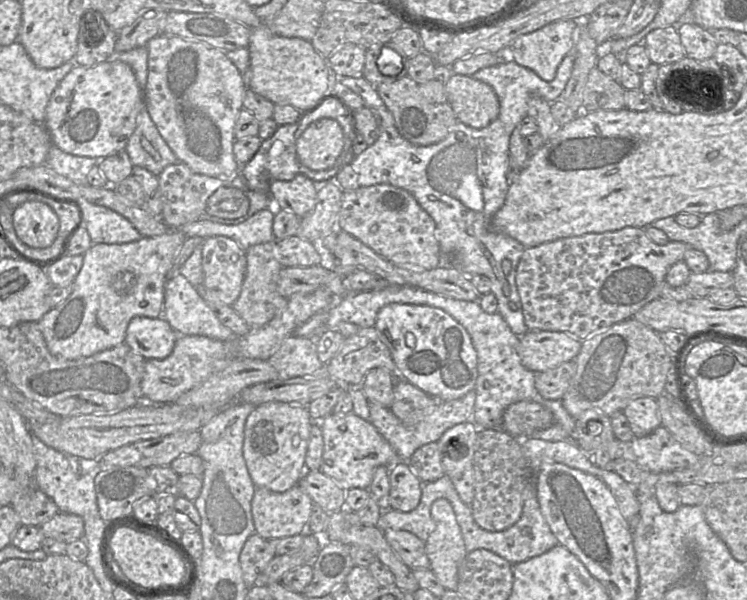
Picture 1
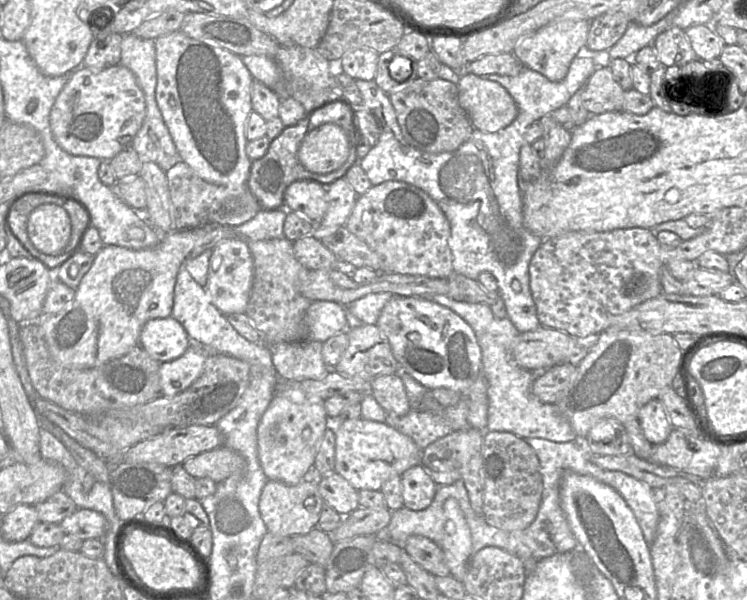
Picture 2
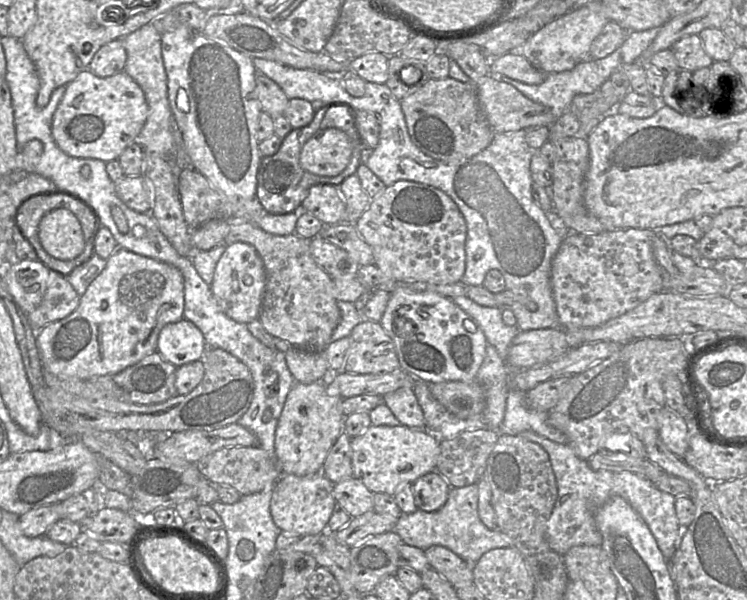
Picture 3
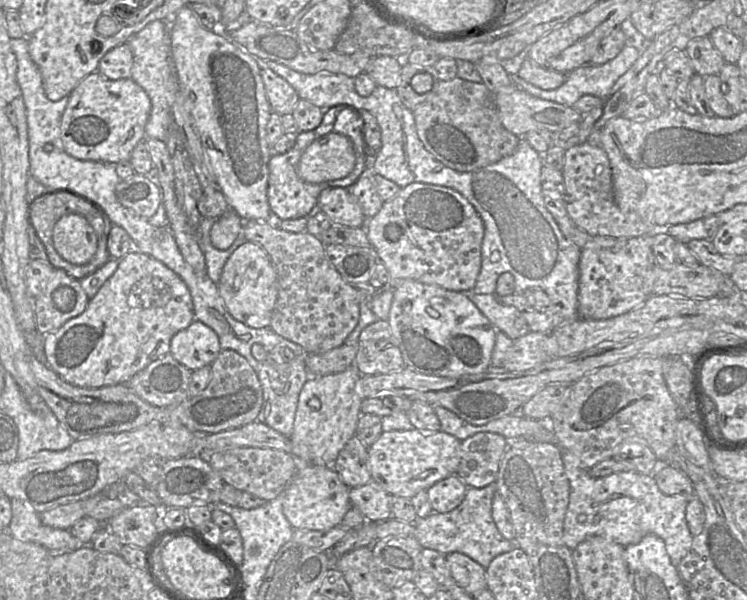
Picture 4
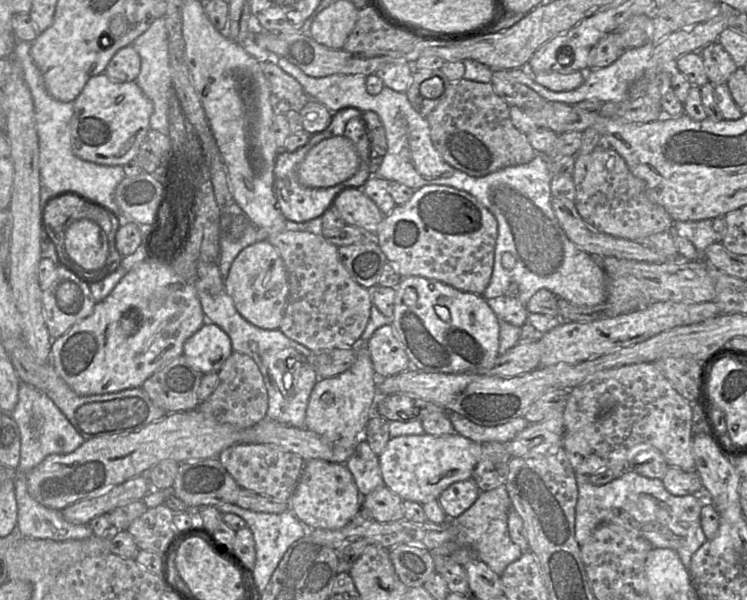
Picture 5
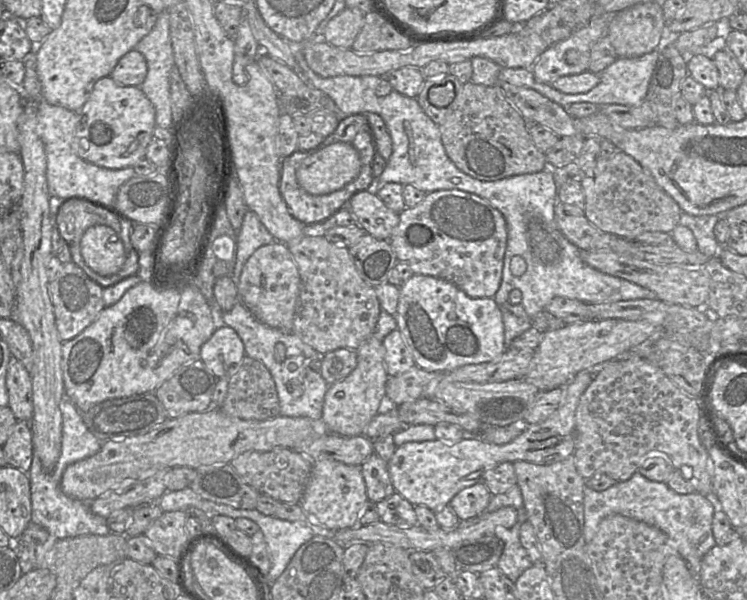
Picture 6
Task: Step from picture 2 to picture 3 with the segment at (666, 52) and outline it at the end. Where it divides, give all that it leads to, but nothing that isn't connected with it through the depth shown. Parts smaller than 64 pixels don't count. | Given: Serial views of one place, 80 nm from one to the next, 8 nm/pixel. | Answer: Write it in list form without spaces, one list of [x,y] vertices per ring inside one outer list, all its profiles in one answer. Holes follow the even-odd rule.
[[[698,34],[678,40],[671,48],[680,69],[694,72],[710,67],[714,60],[706,53]]]

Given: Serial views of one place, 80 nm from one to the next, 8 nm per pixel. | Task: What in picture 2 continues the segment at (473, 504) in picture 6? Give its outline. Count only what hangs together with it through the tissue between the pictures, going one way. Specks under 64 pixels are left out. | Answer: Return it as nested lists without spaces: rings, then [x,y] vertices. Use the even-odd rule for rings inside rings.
[[[421,465],[409,468],[400,478],[405,508],[424,510],[433,502],[438,485]]]

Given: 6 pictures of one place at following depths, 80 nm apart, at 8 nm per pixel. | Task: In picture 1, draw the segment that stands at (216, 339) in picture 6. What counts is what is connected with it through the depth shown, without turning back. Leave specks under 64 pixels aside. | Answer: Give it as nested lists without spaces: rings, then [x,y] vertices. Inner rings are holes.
[[[136,316],[127,327],[124,343],[146,359],[163,359],[171,354],[178,333],[162,316]]]

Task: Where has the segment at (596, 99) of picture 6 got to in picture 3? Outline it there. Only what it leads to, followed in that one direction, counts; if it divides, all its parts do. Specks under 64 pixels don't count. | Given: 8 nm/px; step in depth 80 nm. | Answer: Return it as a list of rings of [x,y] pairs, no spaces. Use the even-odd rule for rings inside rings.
[[[619,48],[605,58],[586,58],[579,62],[571,70],[558,73],[545,73],[546,79],[539,85],[527,84],[518,80],[514,80],[504,74],[497,72],[491,72],[491,76],[498,81],[502,81],[514,86],[529,99],[549,108],[555,117],[558,118],[566,111],[571,110],[571,103],[576,95],[590,94],[595,92],[621,65],[624,64],[622,64],[622,57]]]

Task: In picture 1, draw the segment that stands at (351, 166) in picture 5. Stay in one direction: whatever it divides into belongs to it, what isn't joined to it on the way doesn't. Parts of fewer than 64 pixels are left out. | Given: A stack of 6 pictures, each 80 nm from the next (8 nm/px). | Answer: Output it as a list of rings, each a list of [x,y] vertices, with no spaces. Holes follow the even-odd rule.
[[[321,118],[312,122],[296,141],[300,162],[315,171],[334,167],[344,150],[346,133],[338,121]]]

